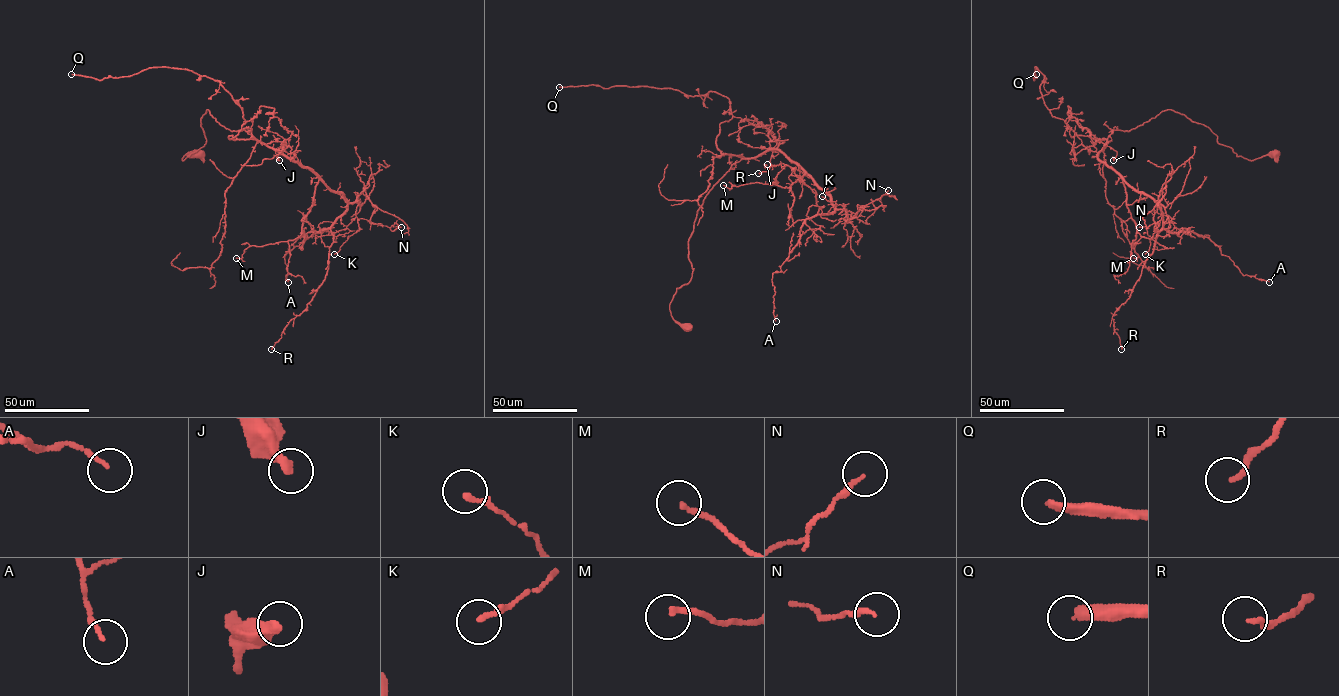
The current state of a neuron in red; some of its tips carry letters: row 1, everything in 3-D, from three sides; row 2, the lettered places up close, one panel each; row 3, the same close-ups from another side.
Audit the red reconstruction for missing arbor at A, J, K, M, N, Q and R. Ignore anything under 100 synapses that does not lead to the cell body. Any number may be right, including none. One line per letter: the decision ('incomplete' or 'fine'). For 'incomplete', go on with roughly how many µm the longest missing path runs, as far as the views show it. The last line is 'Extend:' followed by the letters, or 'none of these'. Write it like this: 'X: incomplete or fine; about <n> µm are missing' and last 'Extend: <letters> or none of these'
A: fine
J: fine
K: fine
M: fine
N: fine
Q: incomplete; about 300 µm are missing
R: fine
Extend: Q

